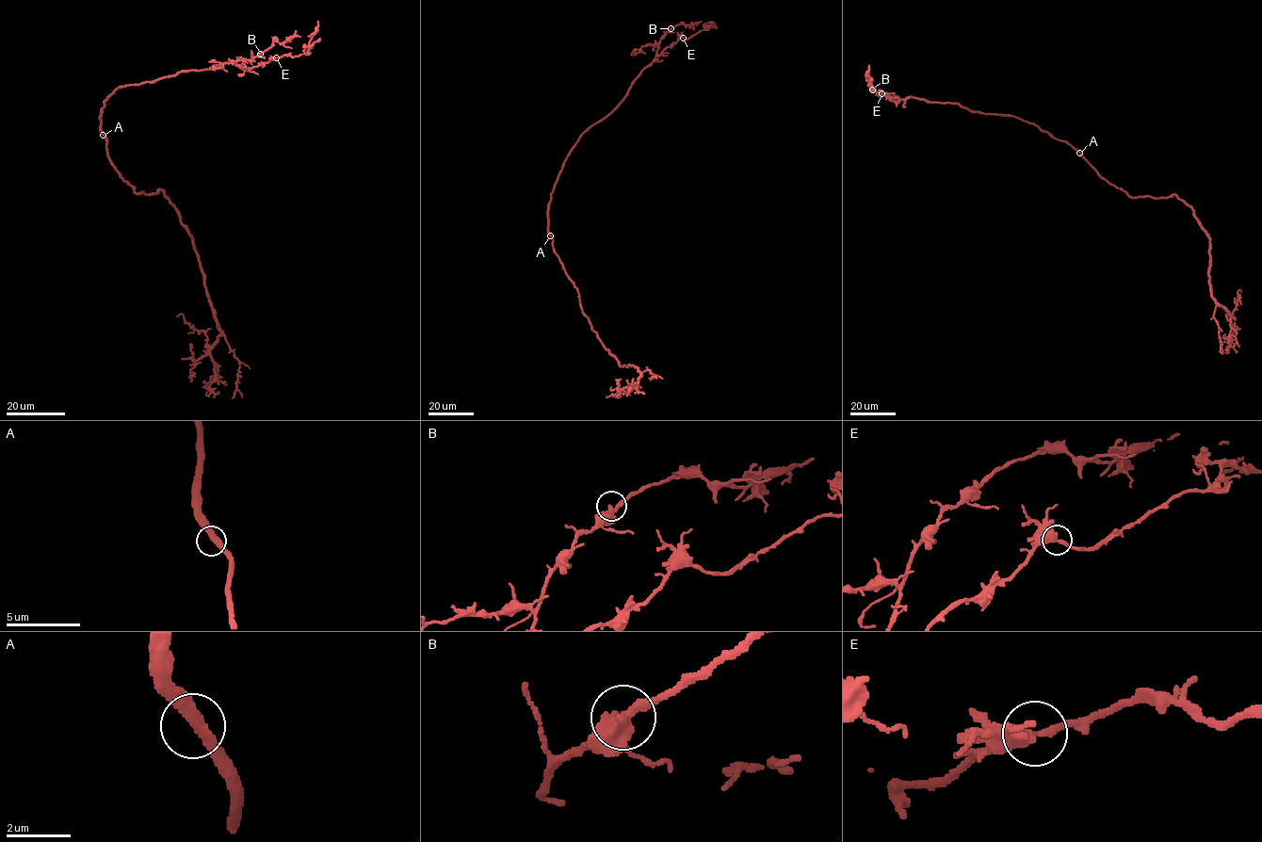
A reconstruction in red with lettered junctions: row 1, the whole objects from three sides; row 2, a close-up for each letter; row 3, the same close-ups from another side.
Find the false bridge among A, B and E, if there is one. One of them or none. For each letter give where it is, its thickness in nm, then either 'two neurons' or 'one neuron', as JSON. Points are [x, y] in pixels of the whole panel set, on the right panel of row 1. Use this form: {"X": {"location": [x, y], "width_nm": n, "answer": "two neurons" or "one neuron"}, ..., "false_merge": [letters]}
{"A": {"location": [1079, 153], "width_nm": 360, "answer": "one neuron"}, "B": {"location": [872, 89], "width_nm": 400, "answer": "one neuron"}, "E": {"location": [881, 93], "width_nm": 420, "answer": "one neuron"}, "false_merge": []}

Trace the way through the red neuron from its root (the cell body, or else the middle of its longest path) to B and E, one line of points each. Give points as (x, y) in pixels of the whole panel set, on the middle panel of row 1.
B: (550, 234), (547, 205), (570, 151), (585, 131), (622, 100), (632, 82), (653, 61), (660, 39), (671, 28)
E: (550, 234), (547, 205), (571, 149), (585, 131), (616, 107), (639, 73), (665, 49), (683, 38)

